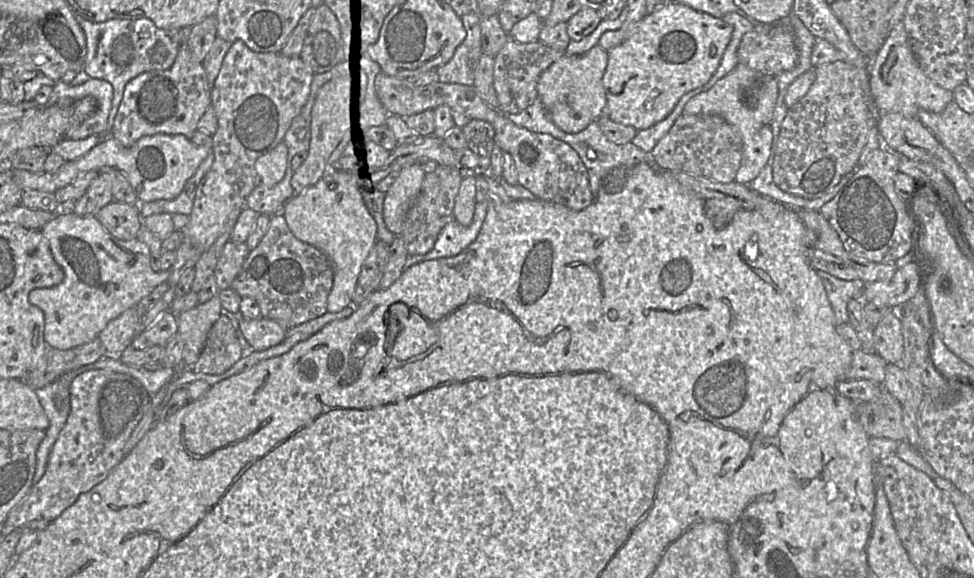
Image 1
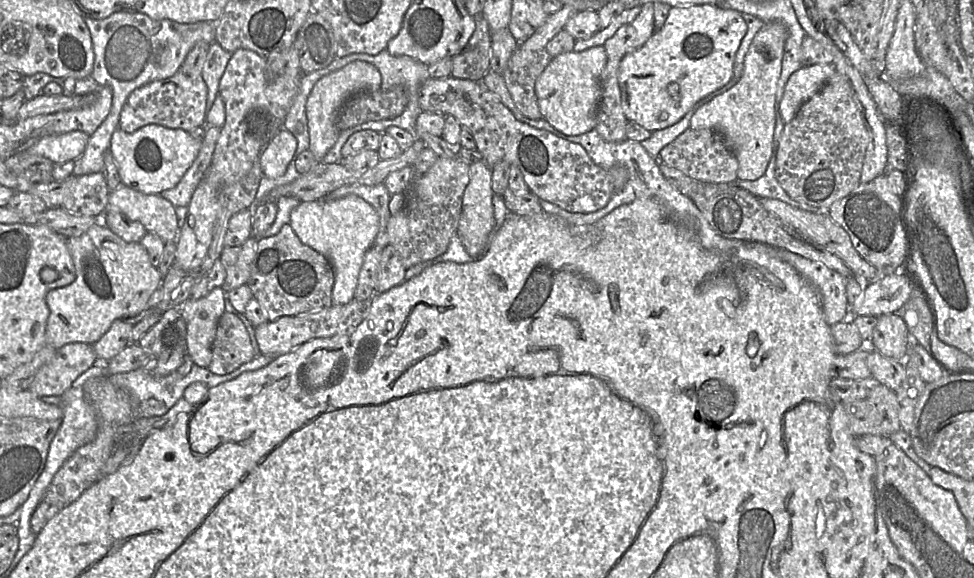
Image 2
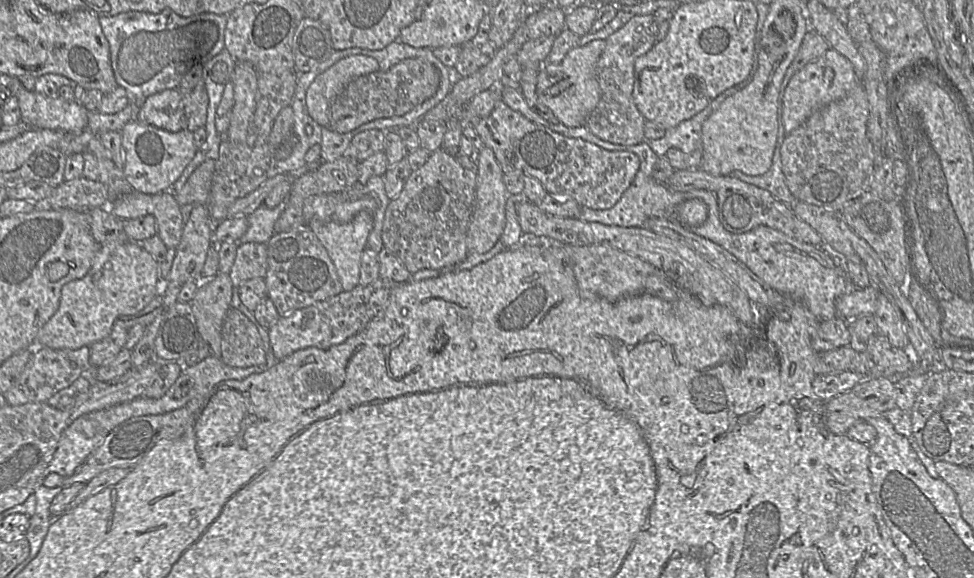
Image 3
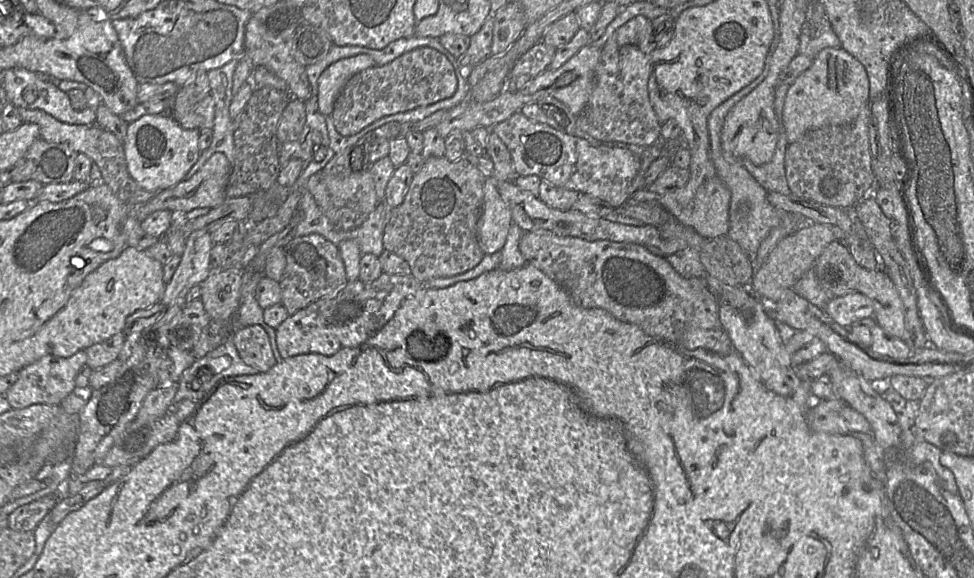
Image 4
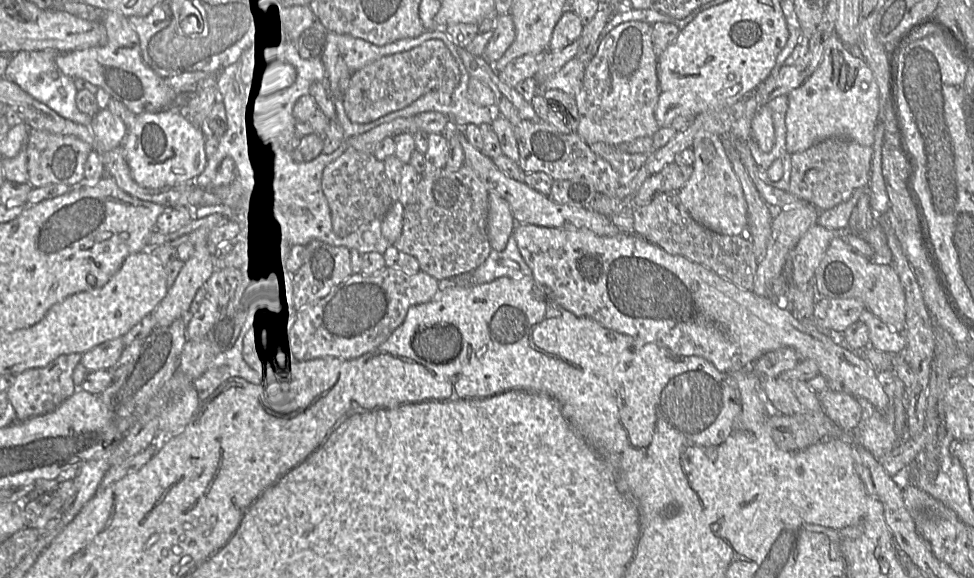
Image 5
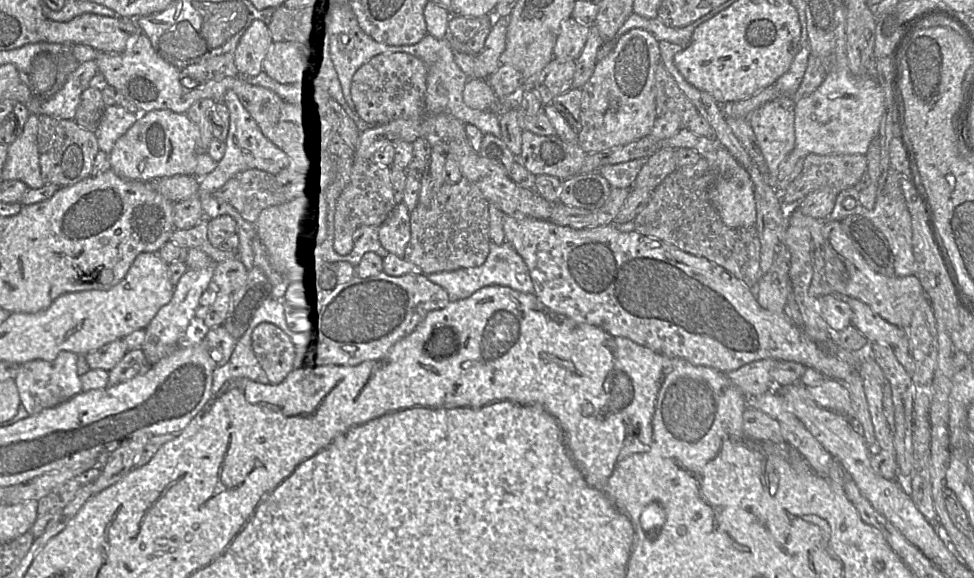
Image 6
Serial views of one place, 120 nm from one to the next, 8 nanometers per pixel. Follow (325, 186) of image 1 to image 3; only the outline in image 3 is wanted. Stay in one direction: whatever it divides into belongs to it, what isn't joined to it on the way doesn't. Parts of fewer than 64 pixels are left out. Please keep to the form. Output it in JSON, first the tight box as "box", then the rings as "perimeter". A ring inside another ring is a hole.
{"box":[307,211,373,291],"perimeter":[[[360,211],[348,223],[311,220],[307,226],[326,248],[337,270],[343,291],[351,291],[357,287],[359,285],[361,256],[367,246],[368,236],[373,229],[373,216],[366,211]]]}

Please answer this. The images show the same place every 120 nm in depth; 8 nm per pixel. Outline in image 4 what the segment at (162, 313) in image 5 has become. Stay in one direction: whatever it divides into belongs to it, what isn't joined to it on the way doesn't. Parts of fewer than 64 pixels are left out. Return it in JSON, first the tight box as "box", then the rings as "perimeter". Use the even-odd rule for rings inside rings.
{"box":[160,230,214,306],"perimeter":[[[196,230],[188,236],[181,261],[172,279],[165,285],[164,294],[160,301],[161,303],[165,306],[170,306],[177,299],[185,299],[187,293],[193,286],[201,285],[208,278],[210,273],[214,271],[211,259],[213,245],[214,243],[209,231]]]}

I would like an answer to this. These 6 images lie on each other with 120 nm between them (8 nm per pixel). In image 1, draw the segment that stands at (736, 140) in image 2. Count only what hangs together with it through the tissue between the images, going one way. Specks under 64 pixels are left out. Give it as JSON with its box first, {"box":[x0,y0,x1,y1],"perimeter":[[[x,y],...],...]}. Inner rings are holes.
{"box":[683,64,771,185],"perimeter":[[[737,64],[730,73],[718,80],[711,88],[690,98],[683,110],[686,115],[719,116],[737,128],[742,138],[743,149],[741,164],[734,181],[744,185],[759,175],[766,165],[771,151],[771,126],[758,122],[754,117],[753,110],[746,102],[747,92],[758,84],[761,77],[763,75],[756,70]]]}

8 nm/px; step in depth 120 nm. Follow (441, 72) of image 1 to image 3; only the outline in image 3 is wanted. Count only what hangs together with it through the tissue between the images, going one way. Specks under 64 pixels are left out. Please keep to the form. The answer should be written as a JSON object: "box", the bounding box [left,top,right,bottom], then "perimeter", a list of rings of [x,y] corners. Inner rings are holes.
{"box":[454,13,497,77],"perimeter":[[[487,13],[482,18],[476,35],[460,46],[460,54],[454,65],[458,77],[468,77],[492,60],[497,49],[489,40],[490,29],[491,18]]]}

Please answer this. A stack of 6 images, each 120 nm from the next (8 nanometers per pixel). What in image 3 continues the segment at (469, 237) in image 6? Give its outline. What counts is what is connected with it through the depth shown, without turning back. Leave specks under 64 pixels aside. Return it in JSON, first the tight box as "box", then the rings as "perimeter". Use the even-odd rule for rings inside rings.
{"box":[381,148,476,274],"perimeter":[[[443,148],[430,153],[425,164],[411,173],[398,197],[390,200],[381,231],[383,247],[396,256],[410,274],[463,262],[468,255],[466,234],[474,206],[475,185],[476,174],[462,167],[451,153]]]}

